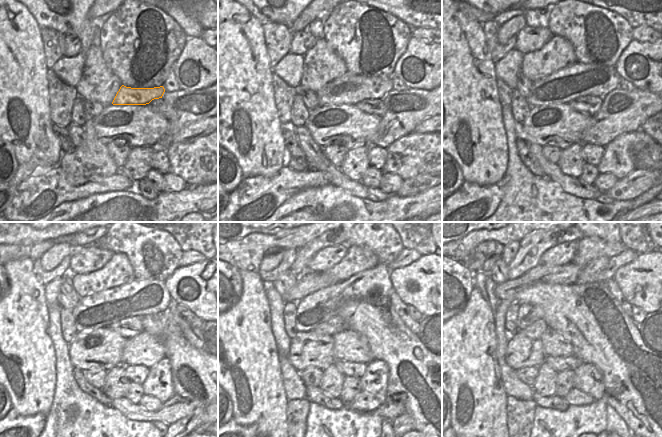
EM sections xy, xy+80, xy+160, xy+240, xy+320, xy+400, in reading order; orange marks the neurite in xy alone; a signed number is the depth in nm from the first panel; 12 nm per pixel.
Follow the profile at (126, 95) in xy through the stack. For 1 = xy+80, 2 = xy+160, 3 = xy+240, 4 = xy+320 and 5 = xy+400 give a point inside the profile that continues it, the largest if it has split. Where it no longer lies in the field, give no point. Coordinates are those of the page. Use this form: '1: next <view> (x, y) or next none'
1: next xy+80 (349, 89)
2: next xy+160 (561, 87)
3: next xy+240 (141, 298)
4: next xy+320 (372, 285)
5: next xy+400 (590, 273)

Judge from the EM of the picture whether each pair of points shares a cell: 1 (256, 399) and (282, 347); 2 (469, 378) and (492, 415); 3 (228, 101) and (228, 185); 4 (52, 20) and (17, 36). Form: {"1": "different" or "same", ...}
{"1": "different", "2": "same", "3": "different", "4": "different"}

